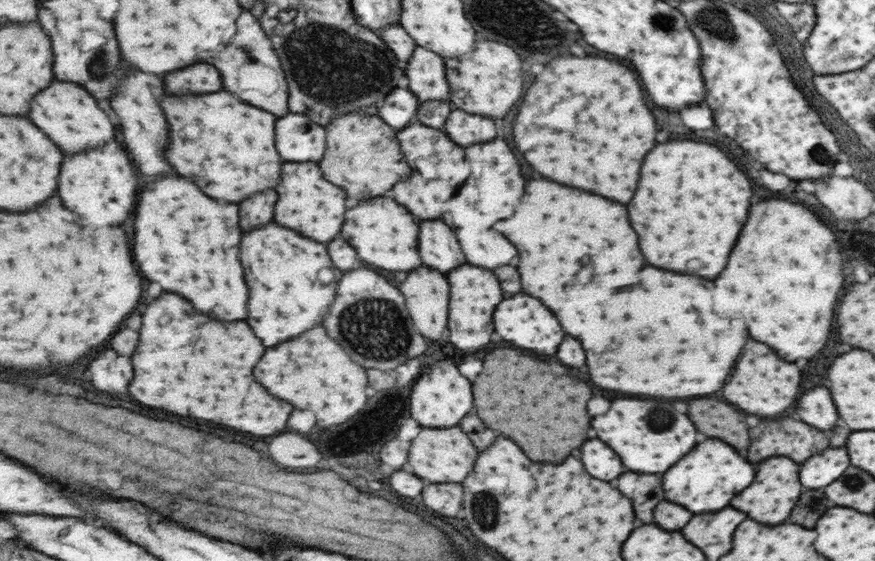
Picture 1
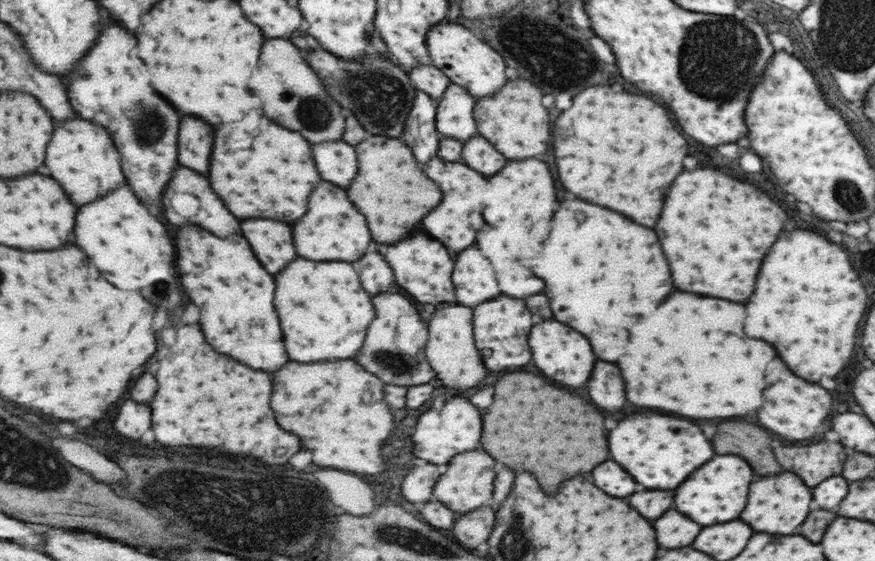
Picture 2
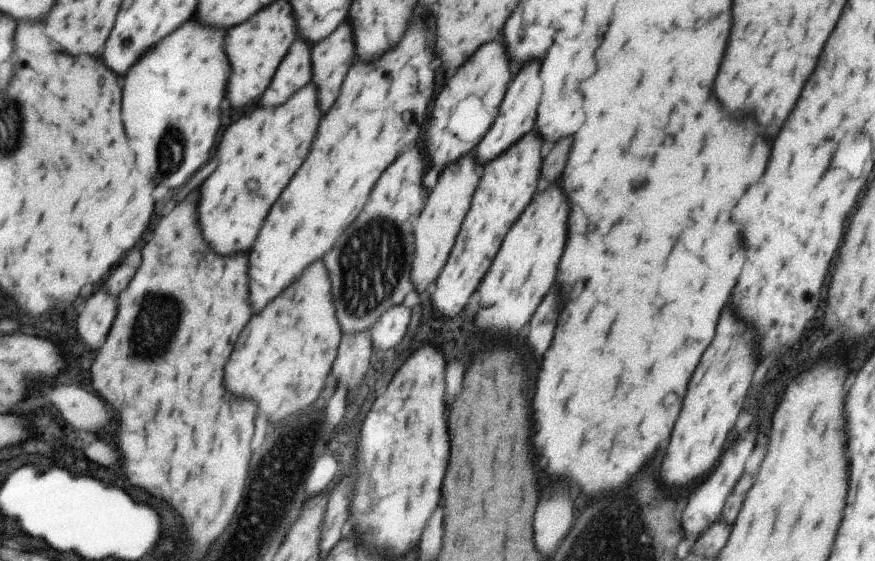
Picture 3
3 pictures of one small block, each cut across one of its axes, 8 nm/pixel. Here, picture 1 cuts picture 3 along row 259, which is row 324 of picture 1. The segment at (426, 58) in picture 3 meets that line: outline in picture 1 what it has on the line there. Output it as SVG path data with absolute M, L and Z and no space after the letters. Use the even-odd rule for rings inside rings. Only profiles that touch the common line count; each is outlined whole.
M267 224L267 228L243 236L243 264L247 264L247 284L251 284L251 320L247 322L267 348L319 326L329 316L337 298L335 288L343 278L343 272L335 270L335 282L323 284L319 272L333 268L327 246L277 224Z

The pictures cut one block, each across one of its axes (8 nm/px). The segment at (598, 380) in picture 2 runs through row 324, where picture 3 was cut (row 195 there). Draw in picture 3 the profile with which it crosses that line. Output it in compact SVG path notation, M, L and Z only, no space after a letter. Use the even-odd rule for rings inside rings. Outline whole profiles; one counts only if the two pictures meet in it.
M559 180L547 186L543 192L535 194L535 200L531 200L531 208L527 208L527 212L519 216L519 224L511 228L511 236L503 240L503 248L499 248L499 260L491 264L491 272L487 272L487 280L483 280L481 286L481 302L475 324L495 336L517 334L533 314L529 320L527 346L535 352L535 356L541 356L547 350L561 310L559 286L553 284L553 278L565 244L567 214L567 196L563 196Z

